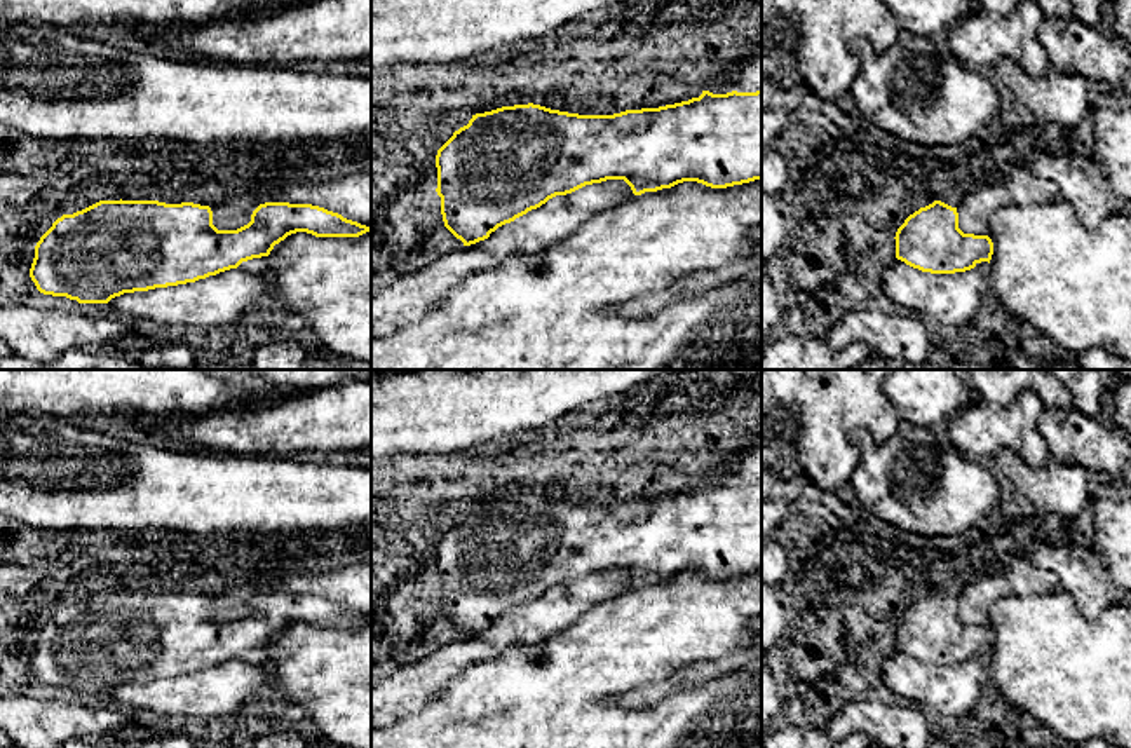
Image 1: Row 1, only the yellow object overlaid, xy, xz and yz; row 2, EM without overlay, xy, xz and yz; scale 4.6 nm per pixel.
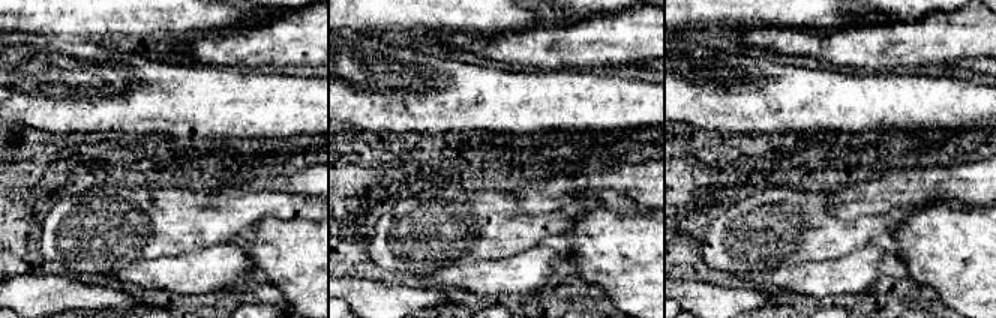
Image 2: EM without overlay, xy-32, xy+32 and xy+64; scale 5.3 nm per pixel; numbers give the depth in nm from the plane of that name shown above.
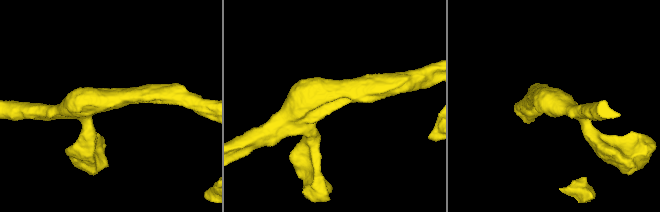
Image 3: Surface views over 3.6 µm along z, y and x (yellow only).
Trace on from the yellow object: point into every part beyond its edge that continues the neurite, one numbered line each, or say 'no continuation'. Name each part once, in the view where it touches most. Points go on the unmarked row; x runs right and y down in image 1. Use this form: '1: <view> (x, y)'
no continuation

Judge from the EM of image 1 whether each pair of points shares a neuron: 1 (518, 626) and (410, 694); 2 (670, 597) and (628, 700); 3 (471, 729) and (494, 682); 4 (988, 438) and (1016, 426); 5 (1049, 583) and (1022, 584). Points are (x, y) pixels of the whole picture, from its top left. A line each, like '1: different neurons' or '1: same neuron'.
1: same neuron
2: different neurons
3: same neuron
4: same neuron
5: same neuron

